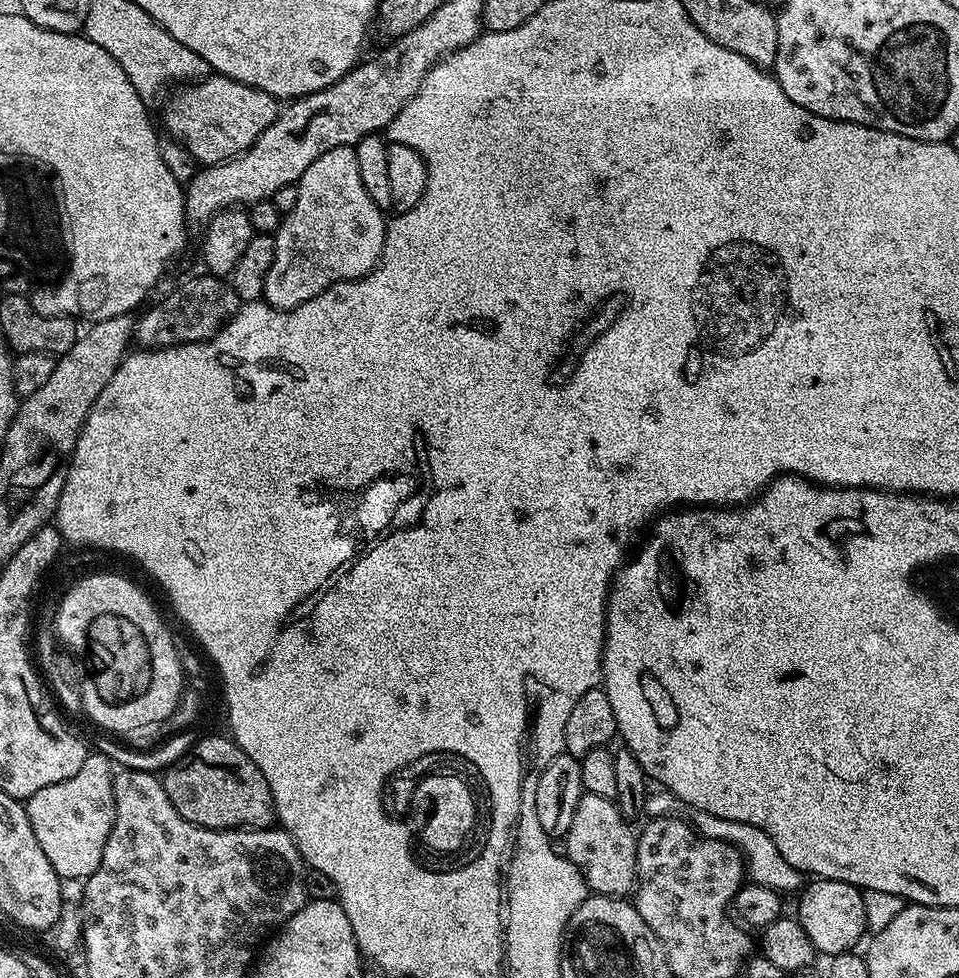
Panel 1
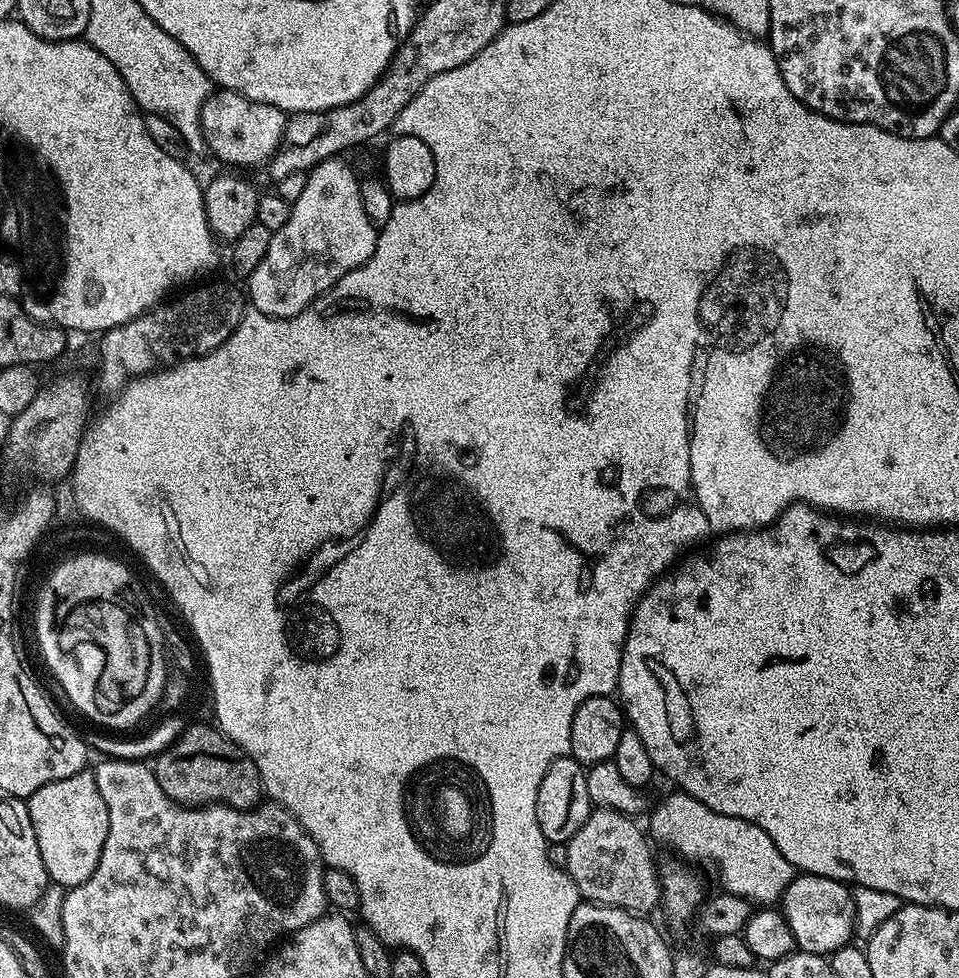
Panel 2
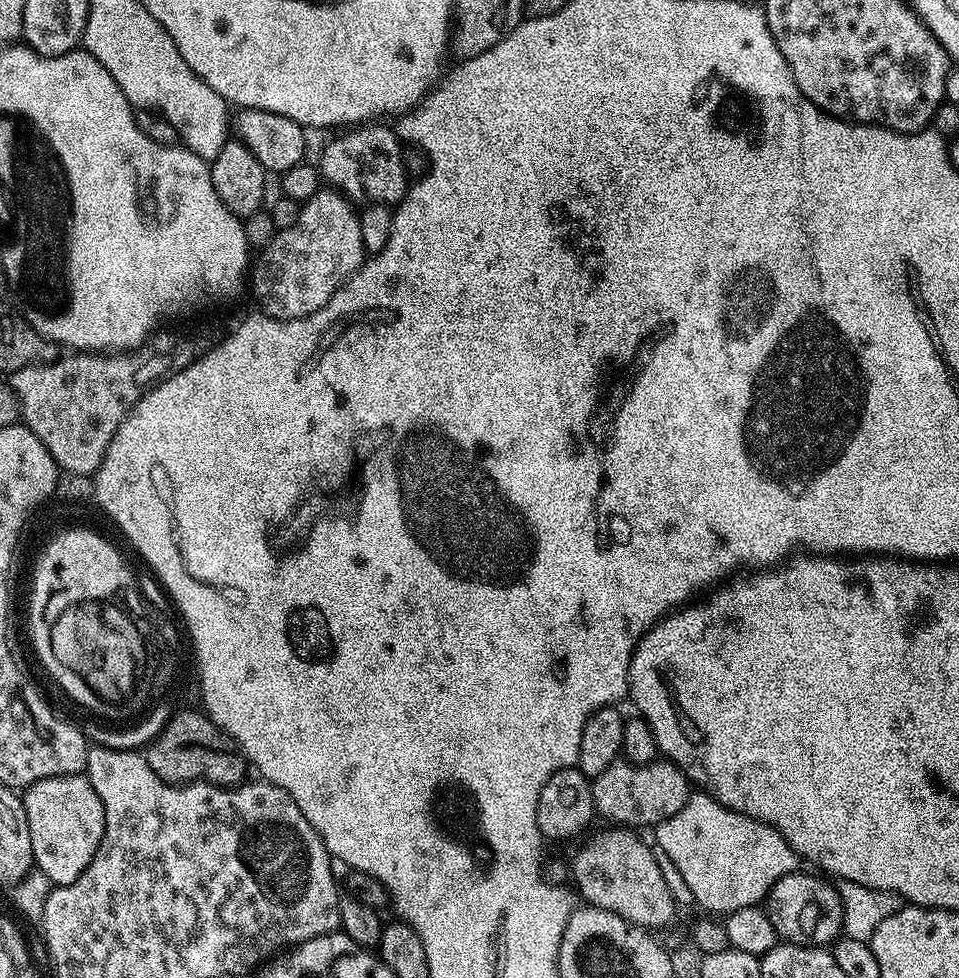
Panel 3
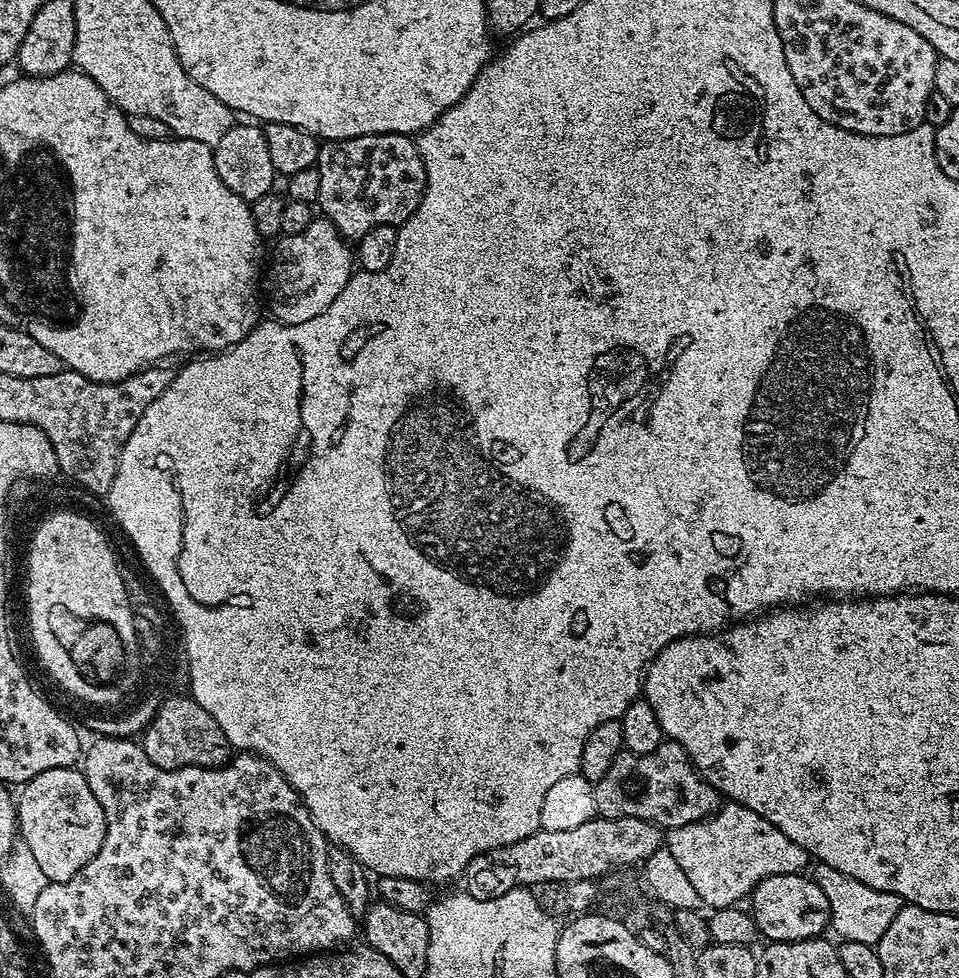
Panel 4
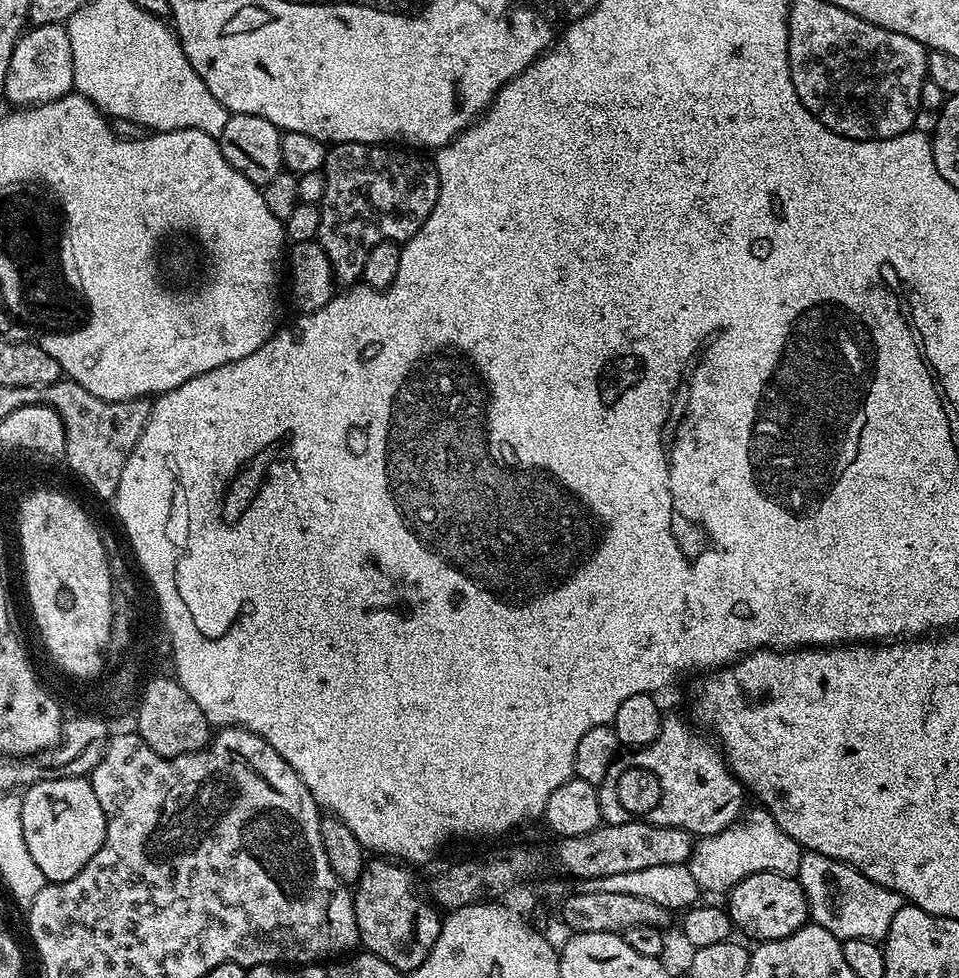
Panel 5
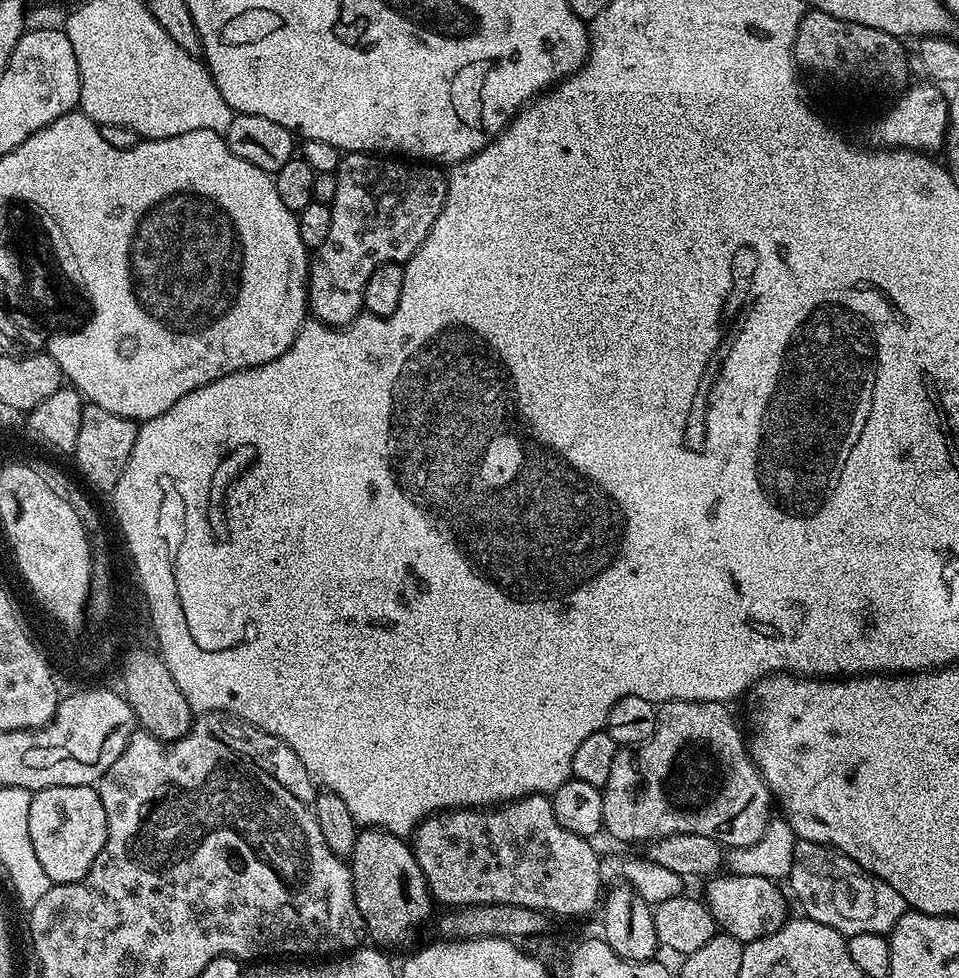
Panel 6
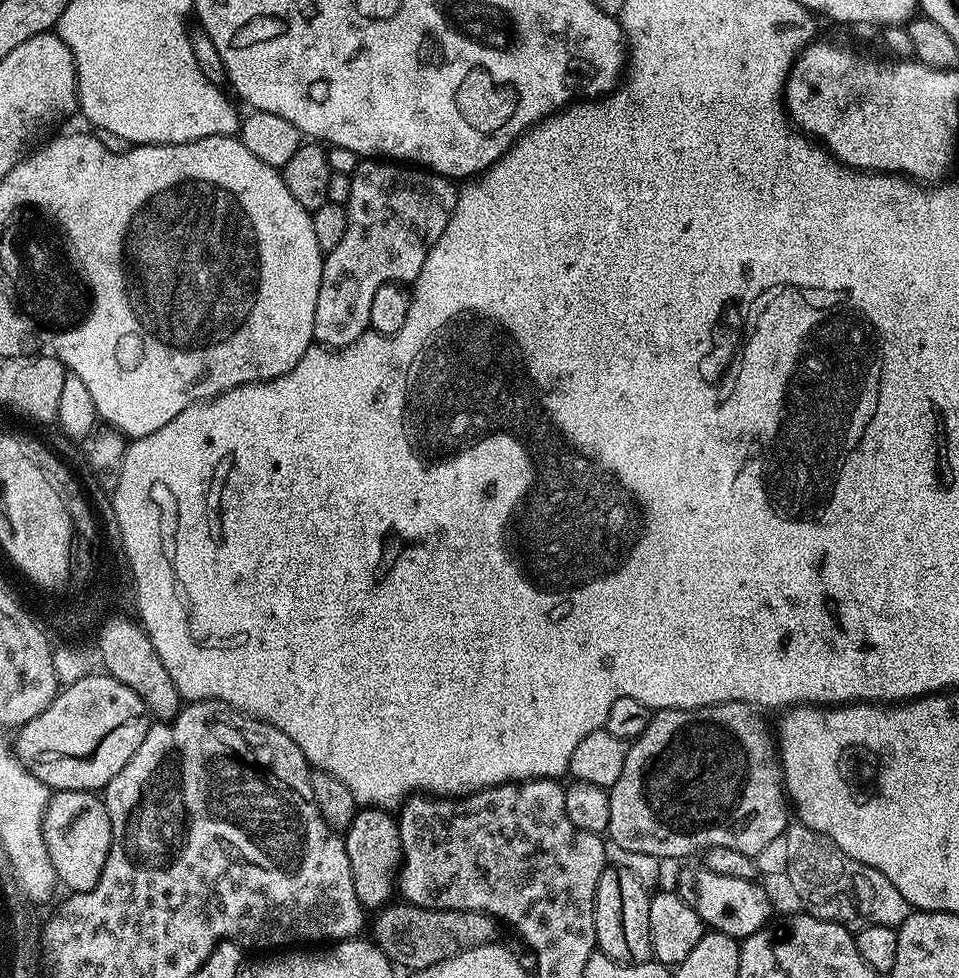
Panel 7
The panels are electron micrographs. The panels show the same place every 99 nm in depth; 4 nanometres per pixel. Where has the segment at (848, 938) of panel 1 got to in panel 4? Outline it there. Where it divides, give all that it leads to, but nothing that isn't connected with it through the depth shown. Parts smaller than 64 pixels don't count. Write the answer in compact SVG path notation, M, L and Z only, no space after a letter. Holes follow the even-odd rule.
M792 873L778 874L758 882L750 895L750 911L756 931L768 942L790 942L791 940L815 940L823 928L829 927L829 903L822 886L811 875Z

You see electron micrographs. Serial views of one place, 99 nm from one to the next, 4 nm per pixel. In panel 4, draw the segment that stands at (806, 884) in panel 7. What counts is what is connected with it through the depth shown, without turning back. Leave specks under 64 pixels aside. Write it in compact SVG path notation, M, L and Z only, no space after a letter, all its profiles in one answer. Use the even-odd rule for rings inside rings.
M817 863L815 867L814 878L818 886L822 886L822 894L826 894L826 902L829 903L831 931L836 931L841 941L866 942L874 946L898 915L902 907L900 896L886 890L874 890L874 886L866 886L866 882L858 882L858 878L850 878L850 874L842 874L842 870L834 870L834 866Z

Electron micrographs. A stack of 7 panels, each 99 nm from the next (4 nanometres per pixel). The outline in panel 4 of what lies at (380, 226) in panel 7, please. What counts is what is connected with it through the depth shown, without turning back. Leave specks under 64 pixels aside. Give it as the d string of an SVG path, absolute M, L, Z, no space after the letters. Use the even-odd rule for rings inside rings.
M359 135L358 138L329 140L325 141L319 150L318 158L314 167L318 170L319 189L318 189L318 208L322 211L323 219L329 220L344 235L344 239L349 242L355 242L362 238L362 234L366 234L366 230L374 230L374 226L386 226L387 224L401 225L414 214L414 210L418 210L418 202L422 202L422 194L426 190L426 166L422 162L420 152L416 148L415 141L406 135Z

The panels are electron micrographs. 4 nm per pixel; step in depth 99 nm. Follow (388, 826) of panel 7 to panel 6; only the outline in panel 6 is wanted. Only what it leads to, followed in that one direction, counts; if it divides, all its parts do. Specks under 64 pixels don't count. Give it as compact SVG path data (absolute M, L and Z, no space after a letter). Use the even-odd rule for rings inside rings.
M365 827L356 833L354 850L350 857L350 867L354 902L364 919L367 935L371 939L373 936L377 940L373 941L385 949L404 948L407 944L414 943L416 935L420 932L420 927L432 916L434 901L432 892L428 889L424 872L418 866L418 862L412 853L411 843L403 836L390 834L385 828Z

